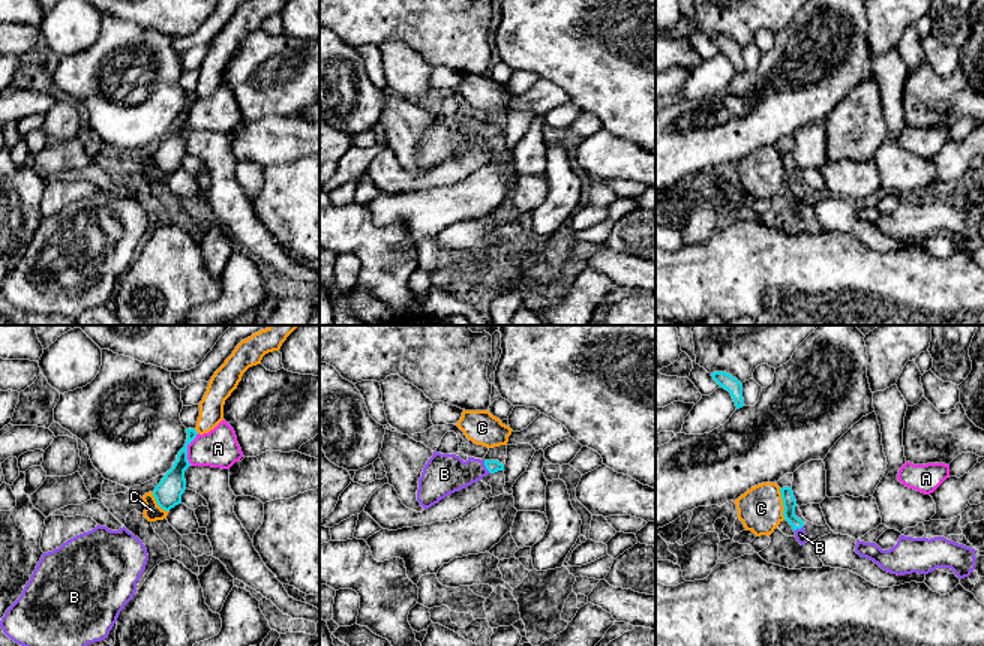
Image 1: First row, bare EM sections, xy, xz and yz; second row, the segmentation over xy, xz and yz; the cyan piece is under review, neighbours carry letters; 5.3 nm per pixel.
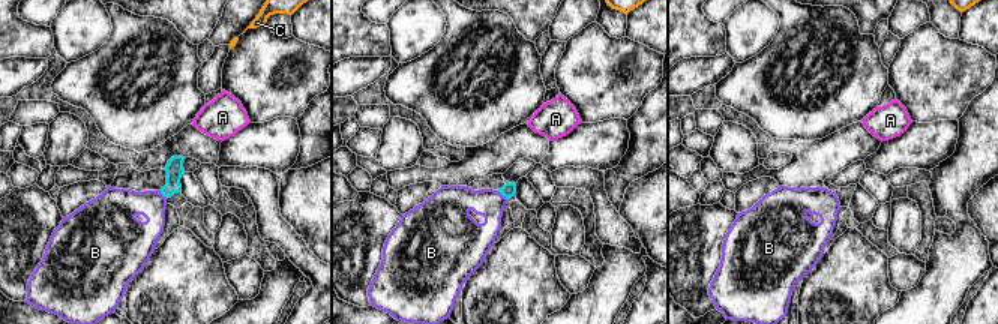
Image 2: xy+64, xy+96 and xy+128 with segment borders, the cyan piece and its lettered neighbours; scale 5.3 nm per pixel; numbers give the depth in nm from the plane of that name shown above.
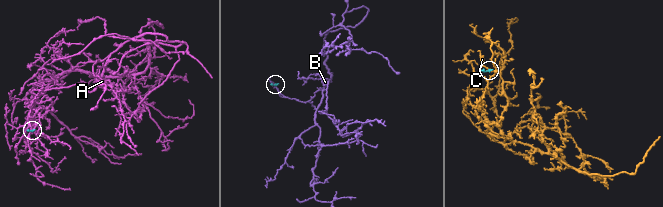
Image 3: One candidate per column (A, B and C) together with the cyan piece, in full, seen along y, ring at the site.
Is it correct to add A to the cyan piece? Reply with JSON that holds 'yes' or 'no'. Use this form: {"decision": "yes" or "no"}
{"decision": "no"}

